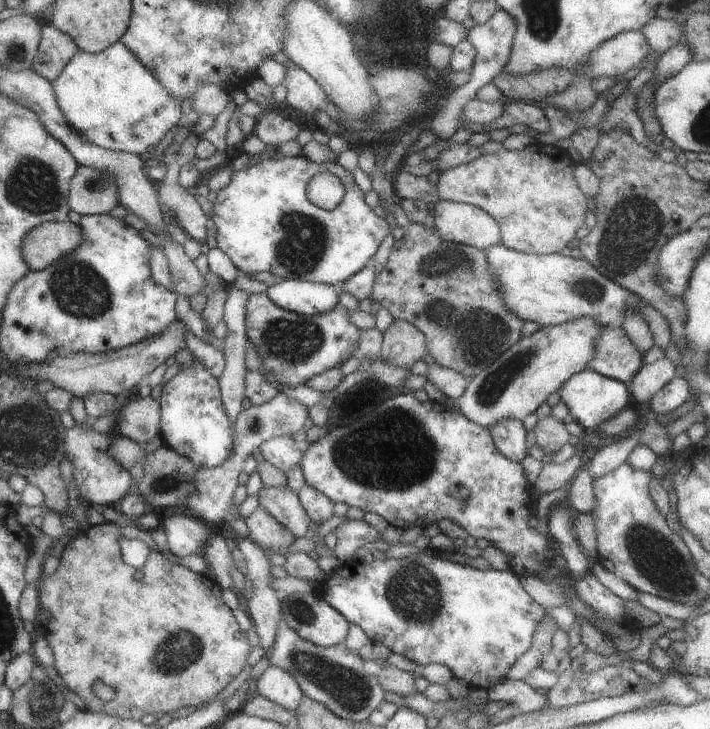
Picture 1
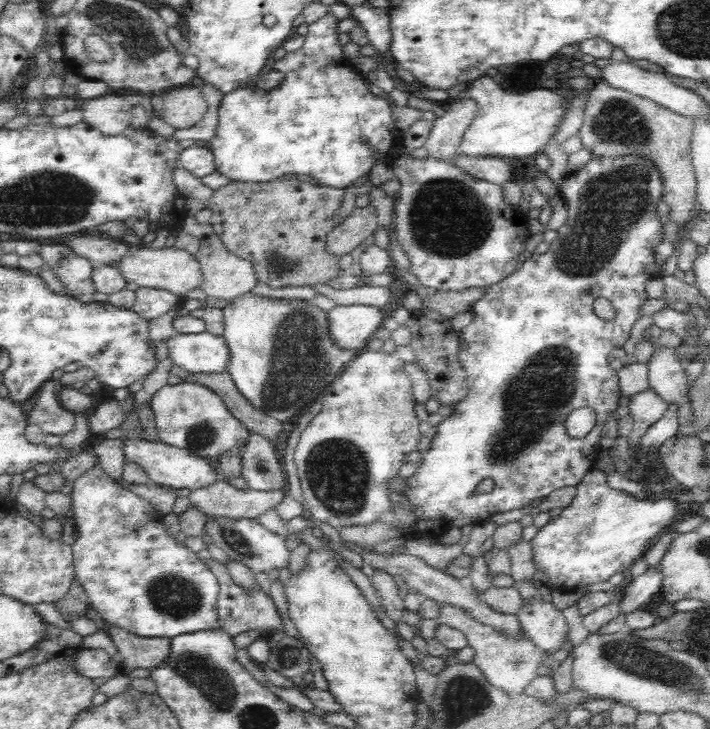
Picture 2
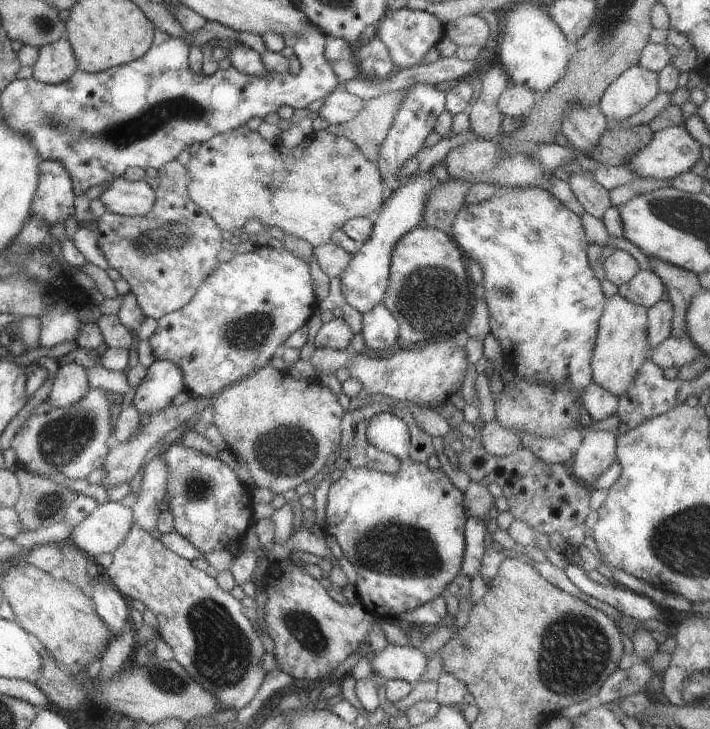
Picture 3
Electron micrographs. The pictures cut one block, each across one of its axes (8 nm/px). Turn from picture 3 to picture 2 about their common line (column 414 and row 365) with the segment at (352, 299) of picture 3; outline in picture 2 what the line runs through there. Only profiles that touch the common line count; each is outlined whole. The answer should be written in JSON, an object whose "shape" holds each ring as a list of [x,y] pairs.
{"shape":[[[204,331],[178,334],[167,340],[170,361],[194,374],[218,374],[228,368],[230,351],[223,337]]]}

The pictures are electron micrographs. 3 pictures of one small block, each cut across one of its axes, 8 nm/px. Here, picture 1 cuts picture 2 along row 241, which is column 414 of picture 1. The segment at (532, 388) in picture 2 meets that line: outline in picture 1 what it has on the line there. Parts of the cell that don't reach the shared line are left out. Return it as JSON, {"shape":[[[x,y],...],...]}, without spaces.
{"shape":[[[426,551],[412,553],[404,558],[374,559],[370,564],[342,559],[338,569],[334,570],[333,574],[321,584],[319,597],[324,600],[324,602],[328,602],[328,604],[330,604],[334,610],[342,614],[346,620],[360,626],[372,641],[381,642],[390,652],[400,654],[400,656],[406,656],[406,658],[410,658],[410,660],[414,660],[414,662],[424,667],[427,664],[442,664],[442,666],[448,666],[448,668],[452,670],[454,677],[467,682],[473,688],[484,690],[489,690],[491,686],[506,679],[506,674],[508,674],[510,666],[512,666],[514,662],[517,662],[518,658],[530,648],[532,636],[534,636],[534,632],[538,630],[538,624],[544,620],[544,616],[546,616],[549,611],[545,609],[544,606],[540,606],[540,604],[522,588],[520,578],[510,570],[479,570],[472,566],[452,562],[447,558],[440,558],[440,556],[437,556],[435,553]]]}

